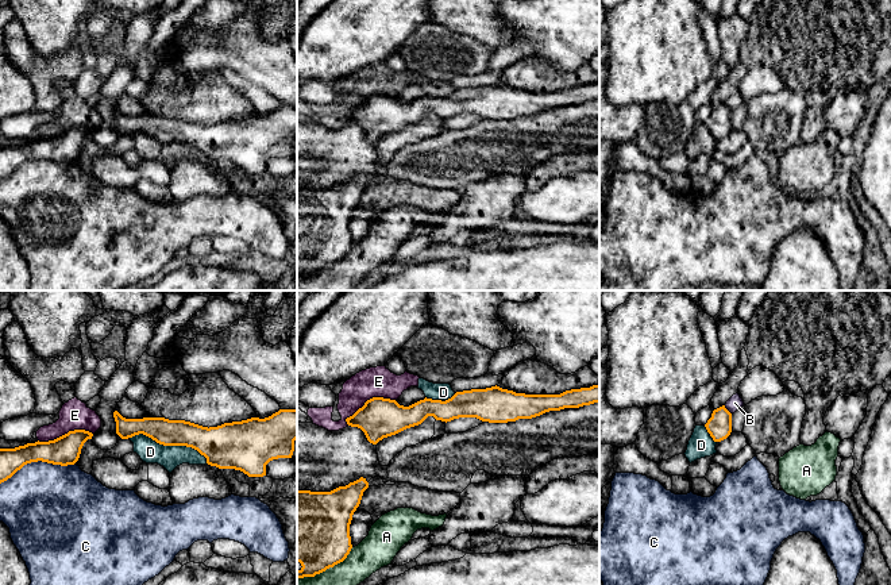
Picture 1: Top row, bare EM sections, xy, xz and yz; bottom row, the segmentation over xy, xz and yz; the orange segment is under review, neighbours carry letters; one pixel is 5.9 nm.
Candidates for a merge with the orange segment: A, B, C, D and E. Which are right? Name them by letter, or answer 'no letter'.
no letter

